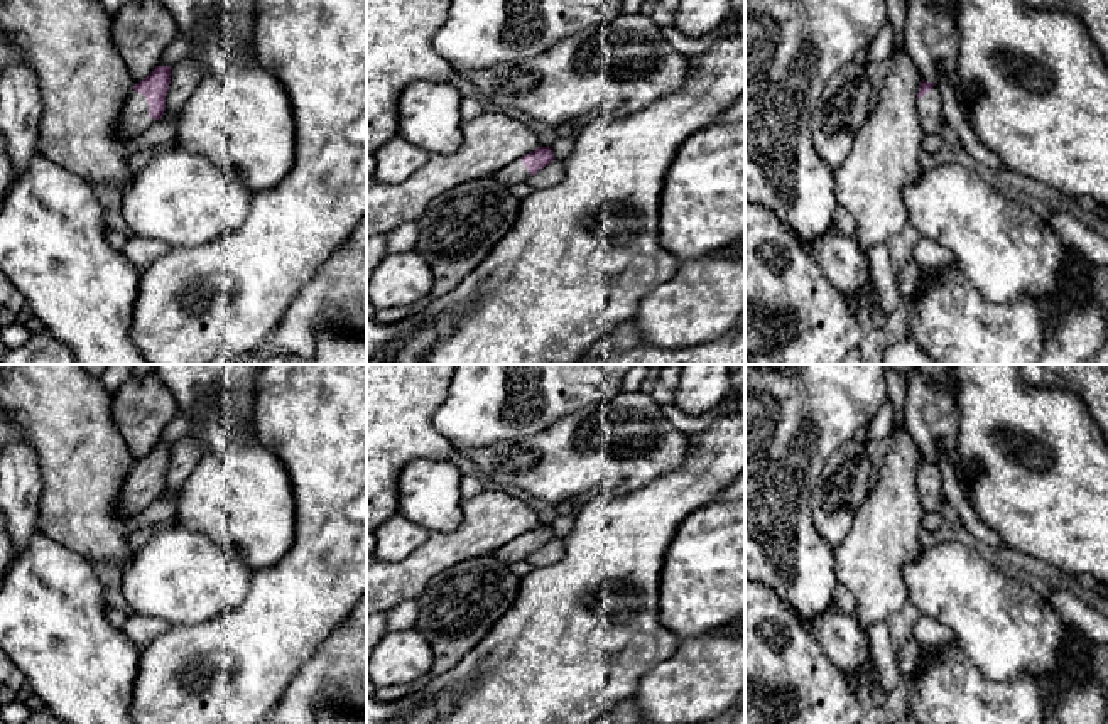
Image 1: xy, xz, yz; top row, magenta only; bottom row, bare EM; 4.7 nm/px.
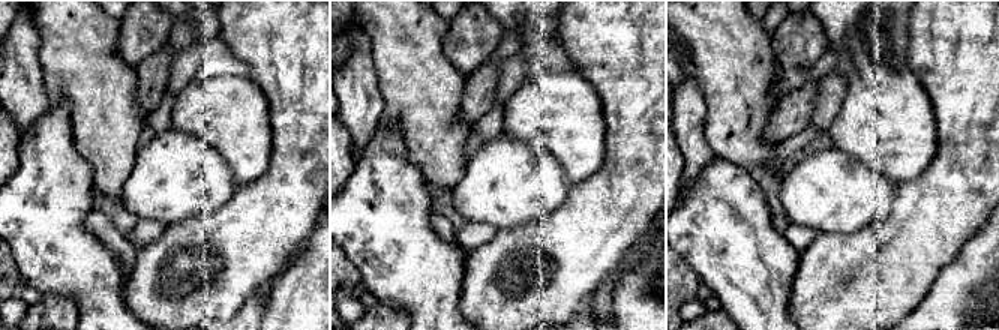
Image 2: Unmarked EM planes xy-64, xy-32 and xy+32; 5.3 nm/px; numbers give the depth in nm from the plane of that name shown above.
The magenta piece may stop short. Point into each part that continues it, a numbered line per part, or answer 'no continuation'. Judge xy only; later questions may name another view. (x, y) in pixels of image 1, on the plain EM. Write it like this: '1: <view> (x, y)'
1: xy (134, 497)

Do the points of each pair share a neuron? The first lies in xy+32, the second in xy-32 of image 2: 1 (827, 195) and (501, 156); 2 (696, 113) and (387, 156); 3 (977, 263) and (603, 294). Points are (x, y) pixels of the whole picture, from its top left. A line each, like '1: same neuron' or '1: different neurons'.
1: same neuron
2: different neurons
3: same neuron

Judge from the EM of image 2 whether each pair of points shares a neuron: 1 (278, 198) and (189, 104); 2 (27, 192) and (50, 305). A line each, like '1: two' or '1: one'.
1: two
2: two

